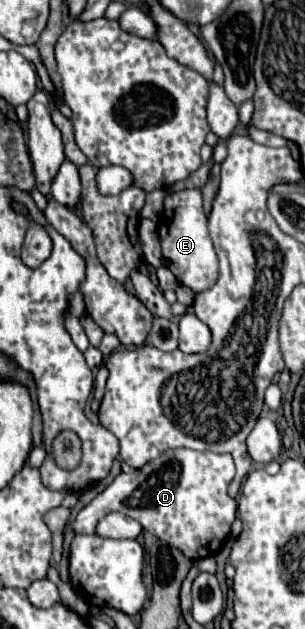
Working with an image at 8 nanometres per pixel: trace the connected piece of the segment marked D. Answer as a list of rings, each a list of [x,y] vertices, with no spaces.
[[[187,448],[167,450],[161,458],[145,464],[141,470],[119,474],[77,514],[73,528],[77,534],[93,534],[101,518],[111,512],[123,512],[159,540],[179,548],[191,560],[215,556],[237,516],[237,502],[227,494],[233,476],[235,464],[229,454]]]

